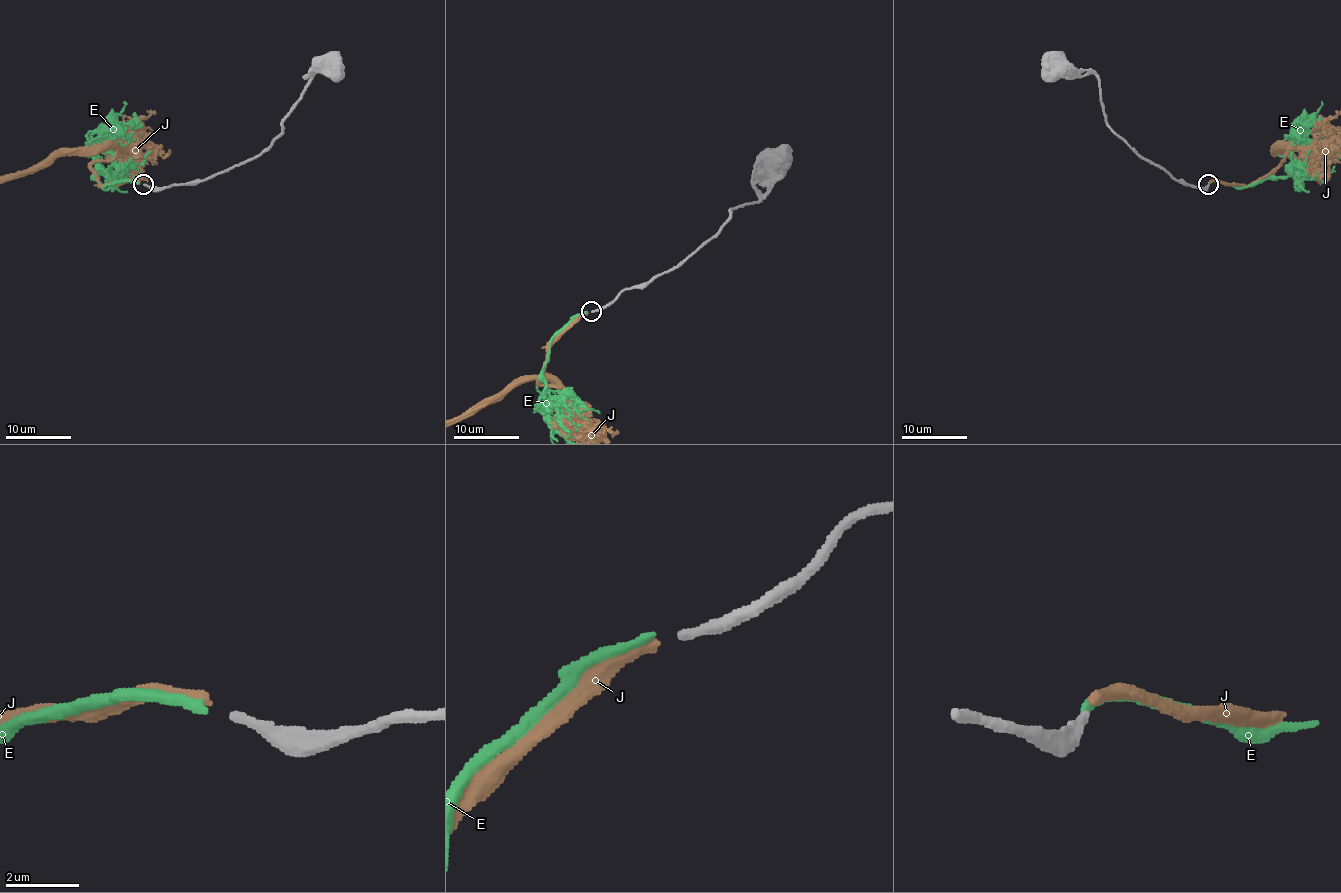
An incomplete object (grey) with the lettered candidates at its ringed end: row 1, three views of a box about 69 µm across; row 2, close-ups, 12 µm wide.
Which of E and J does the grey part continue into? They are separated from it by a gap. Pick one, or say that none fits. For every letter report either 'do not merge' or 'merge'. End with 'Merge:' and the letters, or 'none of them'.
E: do not merge
J: do not merge
Merge: none of them

